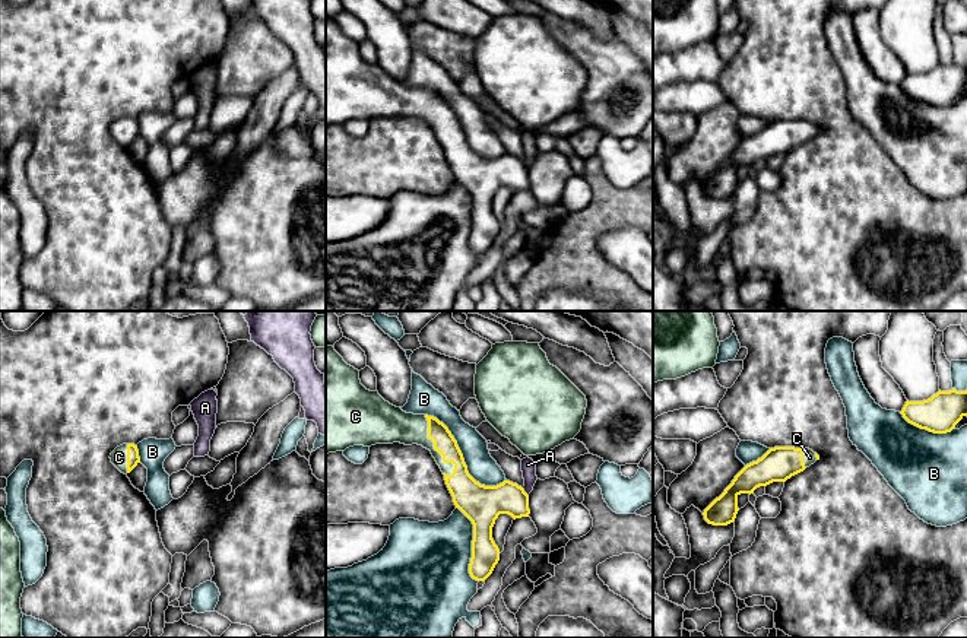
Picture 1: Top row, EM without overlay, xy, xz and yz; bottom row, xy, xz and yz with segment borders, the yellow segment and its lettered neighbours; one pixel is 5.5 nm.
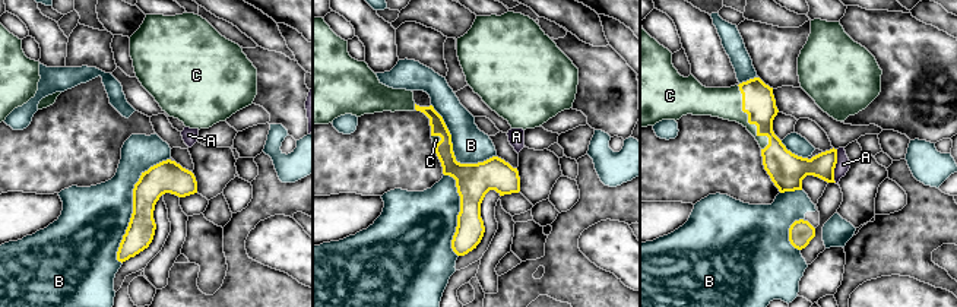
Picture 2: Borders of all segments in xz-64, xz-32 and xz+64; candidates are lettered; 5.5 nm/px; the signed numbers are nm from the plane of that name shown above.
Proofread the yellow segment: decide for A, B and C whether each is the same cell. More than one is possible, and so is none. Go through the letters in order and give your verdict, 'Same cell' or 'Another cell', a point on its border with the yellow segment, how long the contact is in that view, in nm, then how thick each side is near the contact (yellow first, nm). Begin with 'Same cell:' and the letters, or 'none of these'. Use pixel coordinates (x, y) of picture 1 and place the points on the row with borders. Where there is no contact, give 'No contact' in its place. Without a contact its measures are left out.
Same cell: C
A: Another cell. Touches yellow at xz (525, 492). Shared border 60 nm. Thickness 220 nm (yellow) against 80 nm
B: Another cell. Touches yellow at xz (463, 459). Shared border 600 nm. Thickness 200 nm (yellow) against 160 nm
C: Same cell. Touches yellow at xz (434, 448). Shared border 380 nm. Thickness 150 nm (yellow) against 180 nm

